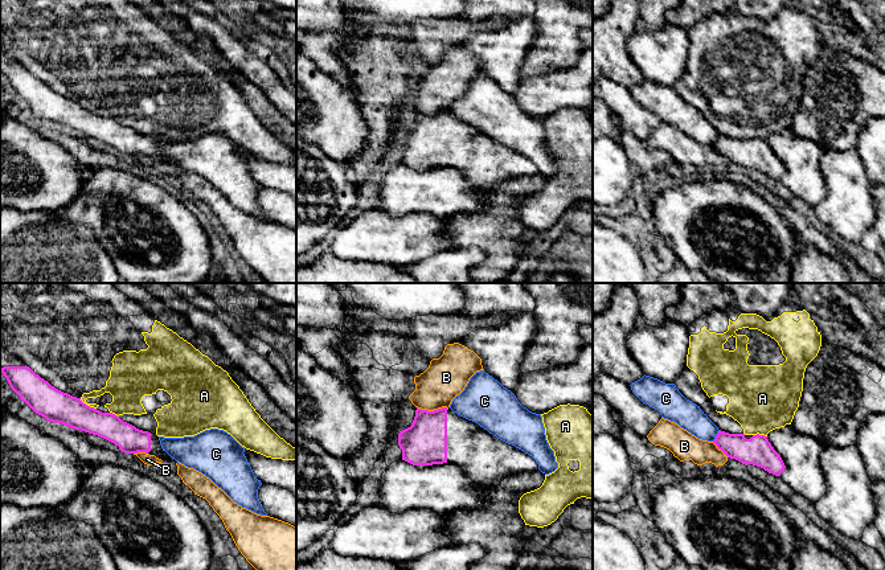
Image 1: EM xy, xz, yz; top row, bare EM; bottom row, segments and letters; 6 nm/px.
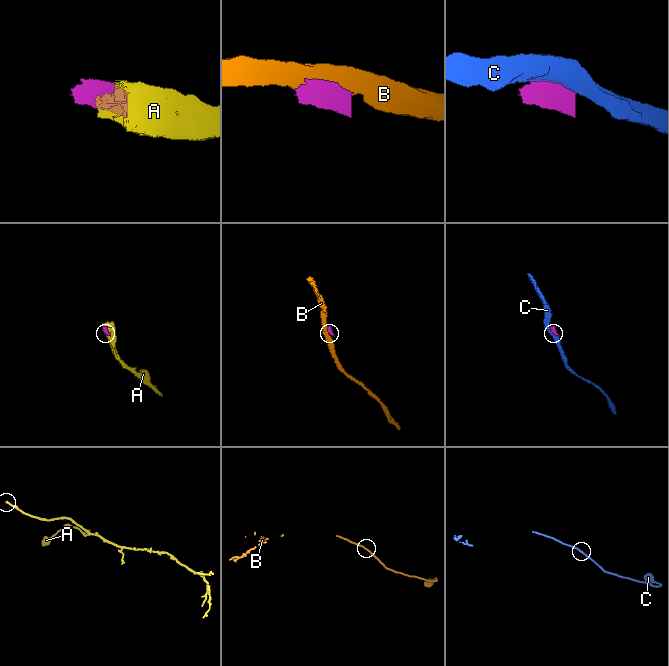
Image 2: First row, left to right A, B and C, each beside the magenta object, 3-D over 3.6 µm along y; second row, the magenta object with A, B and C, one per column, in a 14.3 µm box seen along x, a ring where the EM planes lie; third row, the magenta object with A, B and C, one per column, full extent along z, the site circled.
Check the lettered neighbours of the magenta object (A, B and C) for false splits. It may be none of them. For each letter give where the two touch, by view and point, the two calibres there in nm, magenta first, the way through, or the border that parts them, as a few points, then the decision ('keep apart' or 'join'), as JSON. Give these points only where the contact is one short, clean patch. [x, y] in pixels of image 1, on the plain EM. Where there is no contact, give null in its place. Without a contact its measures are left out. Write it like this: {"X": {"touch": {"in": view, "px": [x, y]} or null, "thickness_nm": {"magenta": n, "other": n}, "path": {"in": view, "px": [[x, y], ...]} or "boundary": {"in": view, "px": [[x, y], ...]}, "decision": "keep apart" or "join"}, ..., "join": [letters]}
{"A": {"touch": {"in": "xy", "px": [86, 109]}, "thickness_nm": {"magenta": 200, "other": 180}, "decision": "keep apart"}, "B": {"touch": {"in": "xz", "px": [434, 114]}, "thickness_nm": {"magenta": 280, "other": 260}, "decision": "keep apart"}, "C": {"touch": {"in": "yz", "px": [716, 140]}, "thickness_nm": {"magenta": 160, "other": 170}, "decision": "keep apart"}, "join": []}

